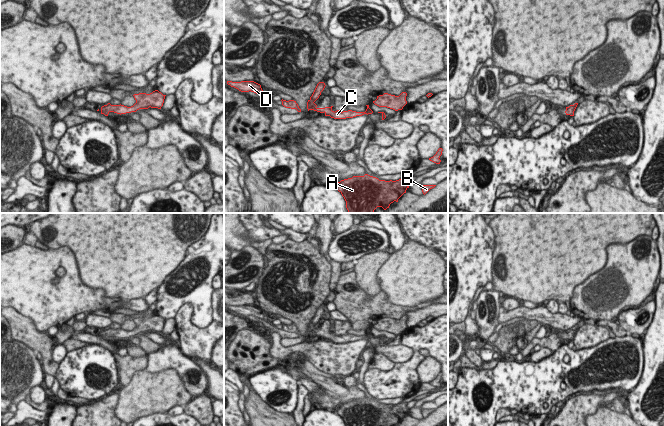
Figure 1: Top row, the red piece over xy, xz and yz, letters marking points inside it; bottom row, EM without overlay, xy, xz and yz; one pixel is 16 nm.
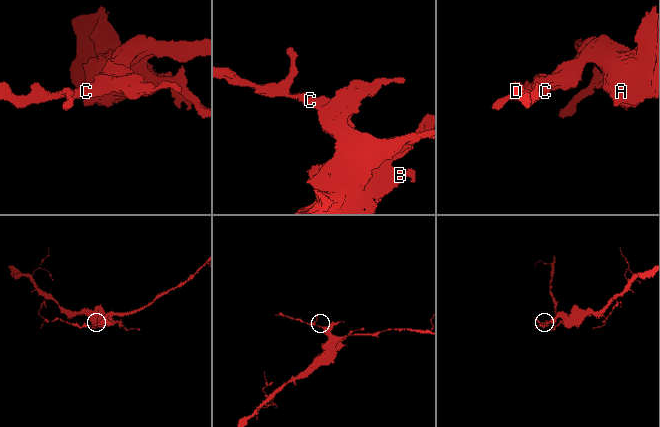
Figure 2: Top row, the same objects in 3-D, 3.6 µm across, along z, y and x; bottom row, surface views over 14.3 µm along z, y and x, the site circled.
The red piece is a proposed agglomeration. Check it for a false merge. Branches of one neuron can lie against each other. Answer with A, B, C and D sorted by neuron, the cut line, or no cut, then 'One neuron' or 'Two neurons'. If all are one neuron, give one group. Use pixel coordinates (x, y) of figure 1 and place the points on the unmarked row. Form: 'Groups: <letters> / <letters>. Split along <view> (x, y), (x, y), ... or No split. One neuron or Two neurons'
Groups: A B C D. No split. One neuron.

